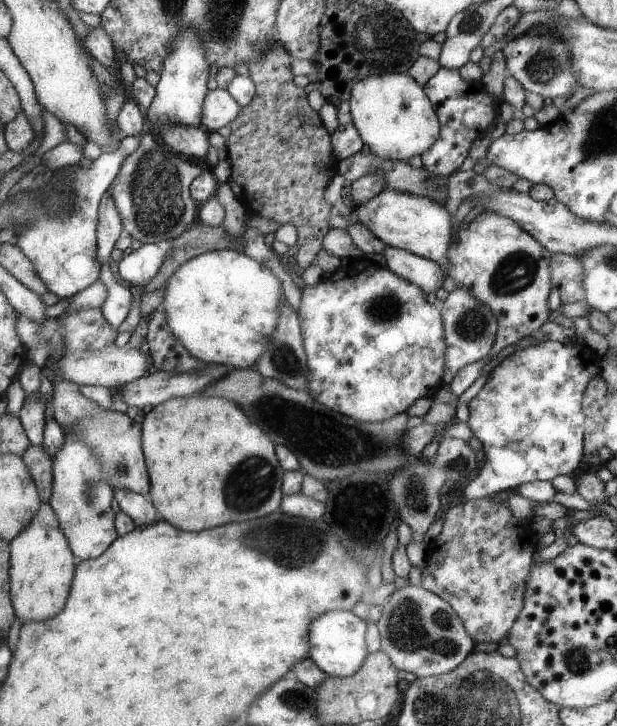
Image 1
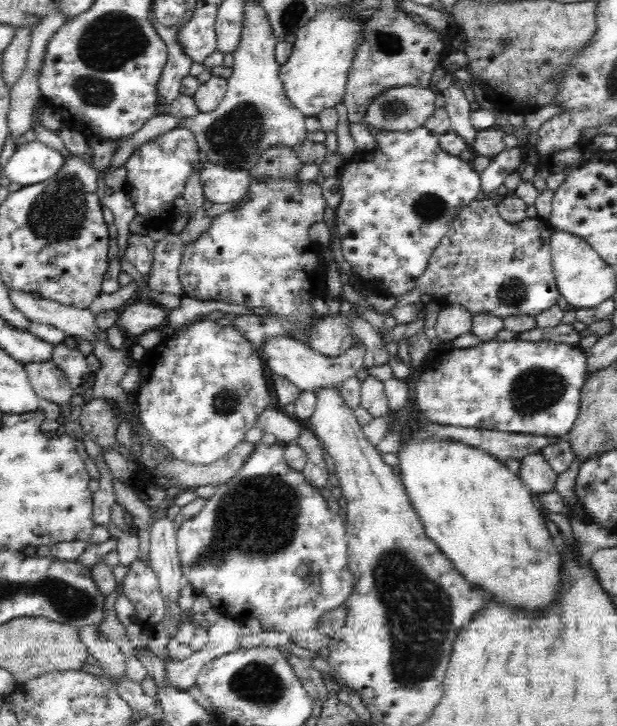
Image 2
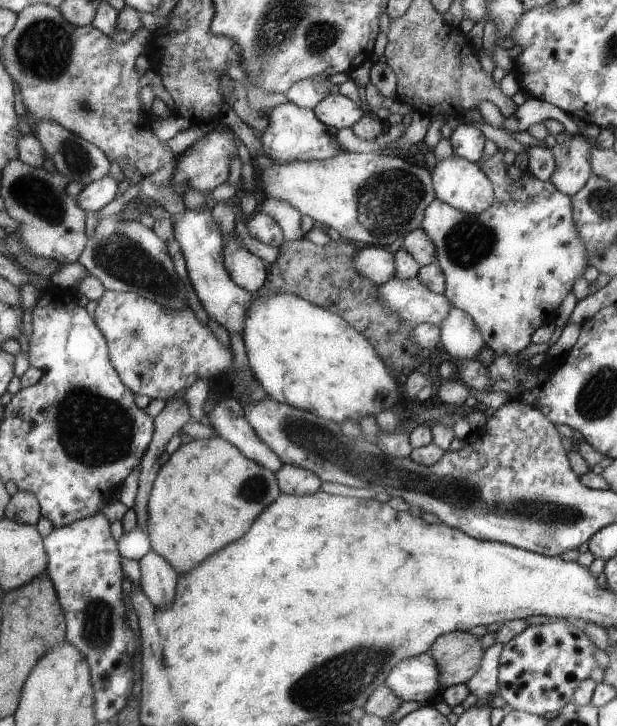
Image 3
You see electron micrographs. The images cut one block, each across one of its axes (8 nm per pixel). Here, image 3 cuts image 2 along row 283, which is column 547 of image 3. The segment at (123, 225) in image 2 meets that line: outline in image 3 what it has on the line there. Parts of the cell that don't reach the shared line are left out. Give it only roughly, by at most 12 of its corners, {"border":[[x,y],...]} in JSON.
{"border":[[529,99],[504,118],[510,132],[532,131],[542,120],[557,120],[569,135],[581,135],[563,110]]}

